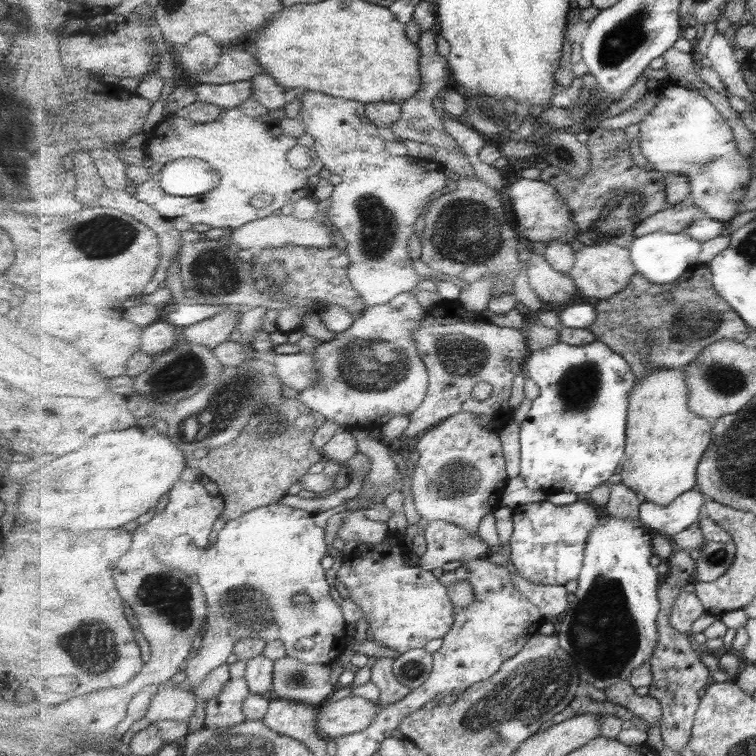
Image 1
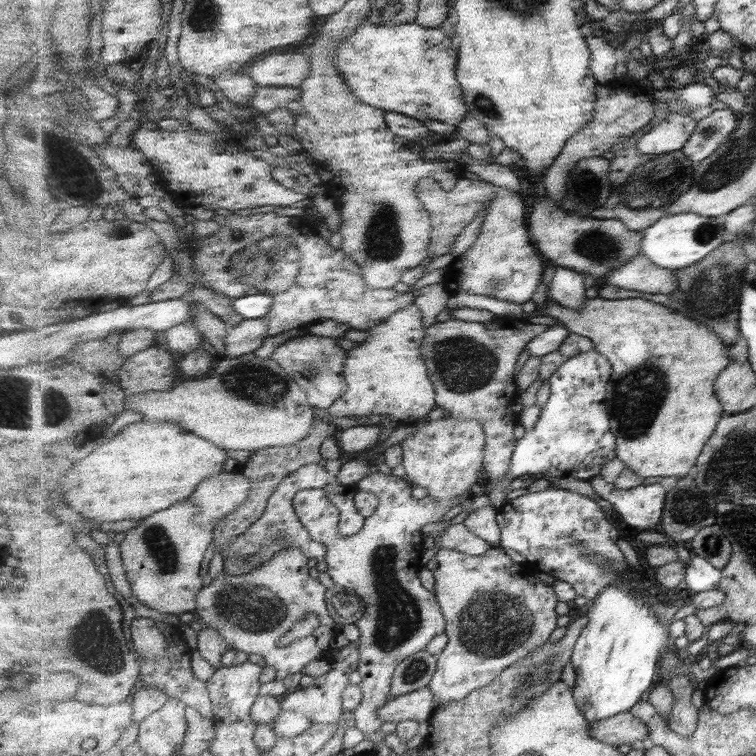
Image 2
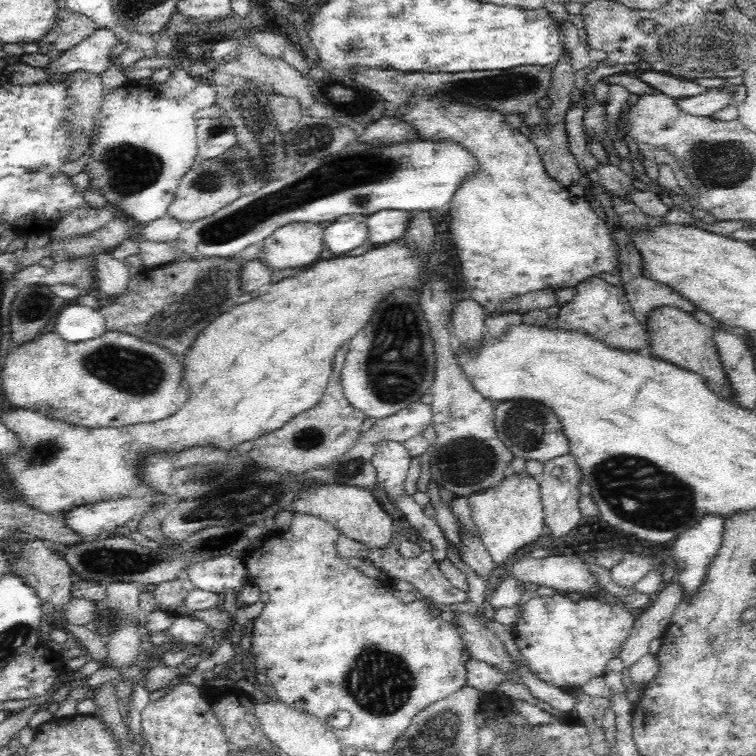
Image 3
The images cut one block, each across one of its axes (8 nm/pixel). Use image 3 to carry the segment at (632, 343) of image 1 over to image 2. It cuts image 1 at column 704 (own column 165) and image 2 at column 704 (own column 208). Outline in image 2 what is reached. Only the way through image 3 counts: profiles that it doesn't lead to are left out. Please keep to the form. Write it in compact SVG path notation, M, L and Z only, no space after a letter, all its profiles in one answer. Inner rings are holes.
M744 235L738 236L734 241L730 238L697 264L688 266L686 269L677 269L676 275L679 278L681 290L669 295L649 293L647 300L674 308L681 314L687 315L687 318L695 318L697 322L709 326L709 296L711 296L711 328L727 346L737 344L742 334L739 330L737 302L739 302L739 292L742 292L745 283L744 272L751 256L744 247L744 240L746 240ZM669 296L671 296L671 302L669 302Z

